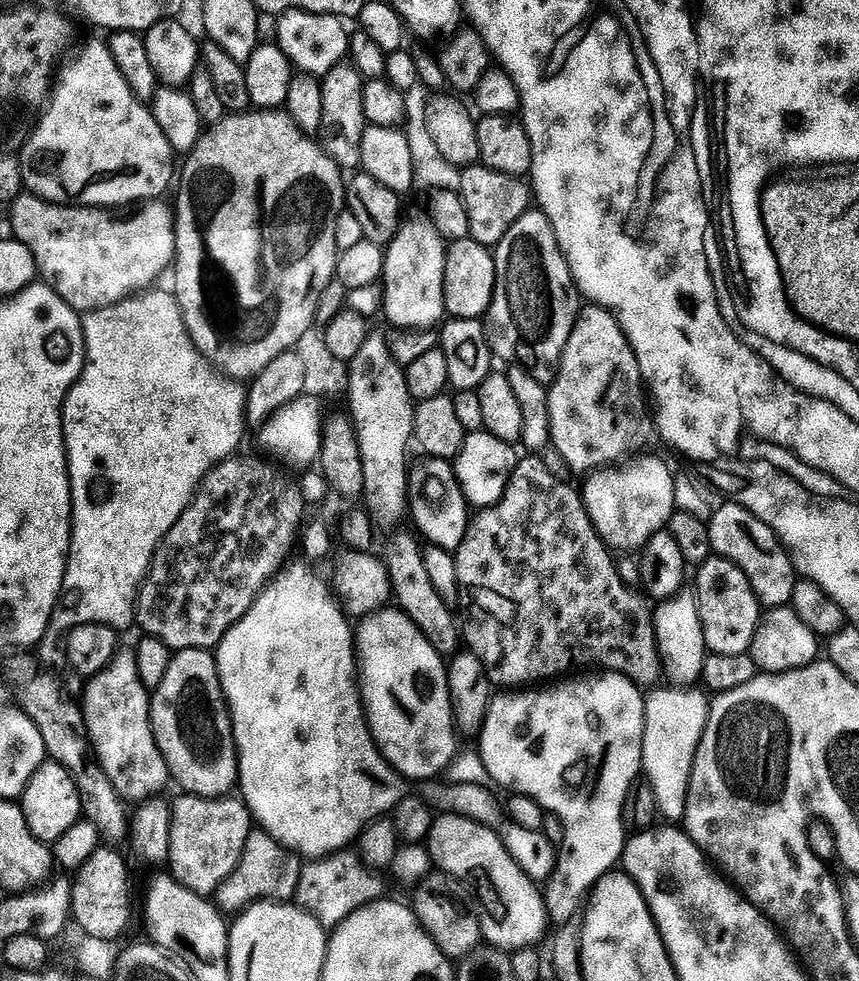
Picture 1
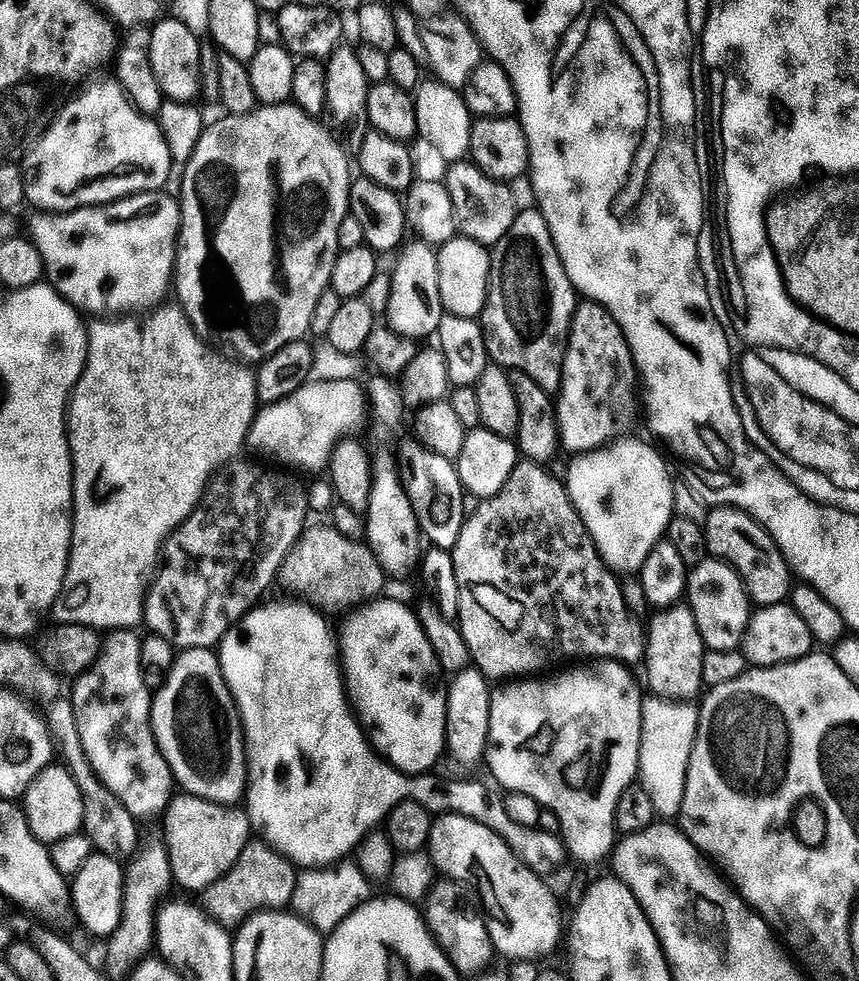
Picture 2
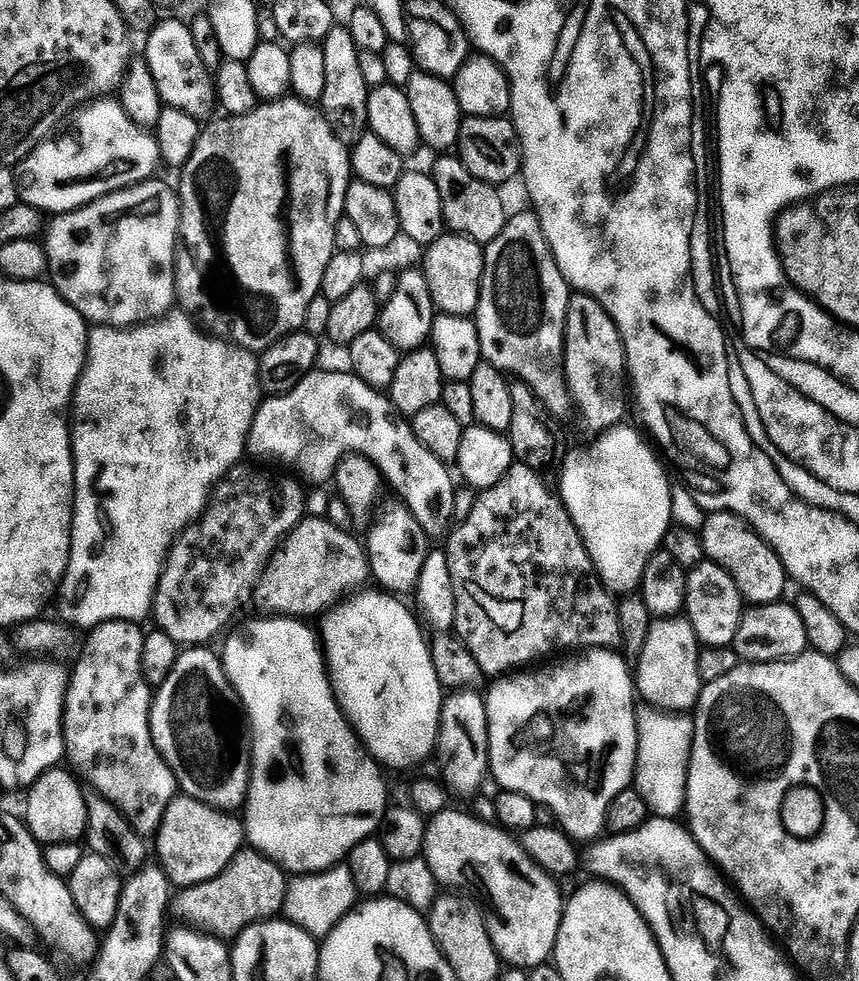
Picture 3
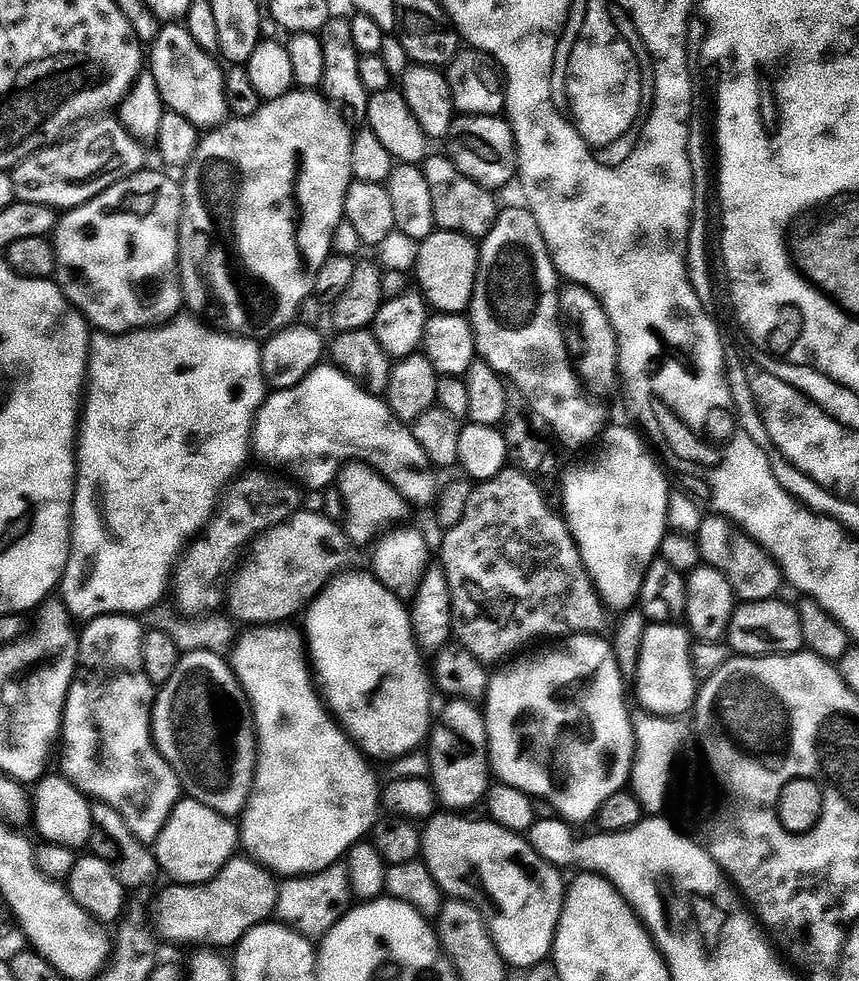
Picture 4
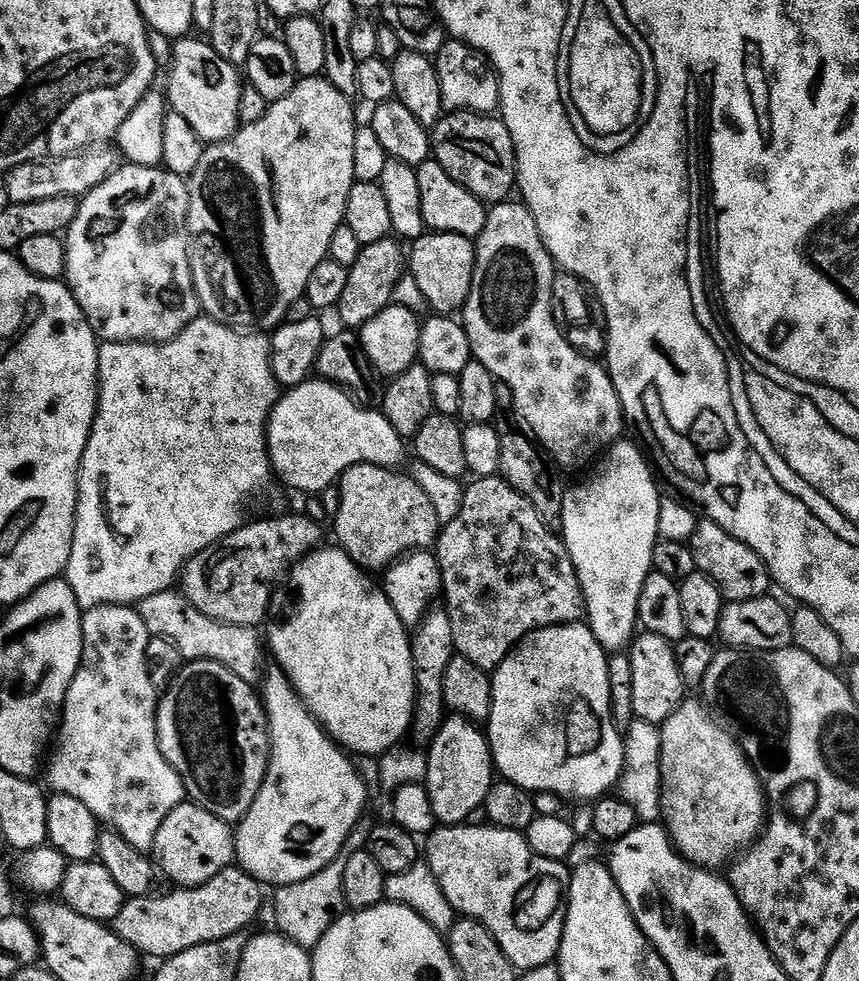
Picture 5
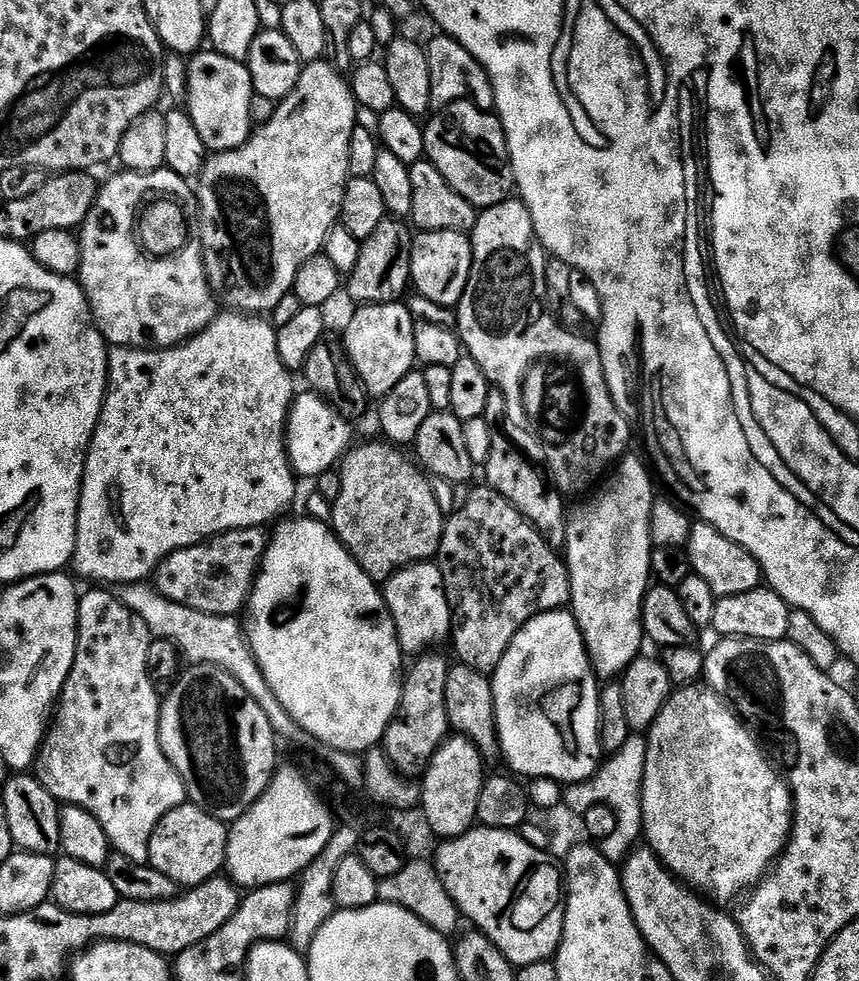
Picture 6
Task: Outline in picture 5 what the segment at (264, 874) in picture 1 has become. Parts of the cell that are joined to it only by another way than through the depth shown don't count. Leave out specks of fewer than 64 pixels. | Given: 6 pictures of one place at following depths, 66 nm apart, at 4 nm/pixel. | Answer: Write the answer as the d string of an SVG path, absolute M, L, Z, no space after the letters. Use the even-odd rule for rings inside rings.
M229 866L218 873L210 882L200 884L196 888L177 887L176 892L168 892L165 896L149 894L147 896L133 896L125 899L122 910L110 921L112 931L118 934L126 943L135 948L137 953L148 956L167 958L177 956L179 952L189 952L194 946L213 944L231 936L243 933L243 928L250 925L259 914L264 904L265 885L255 880L249 872L239 866Z

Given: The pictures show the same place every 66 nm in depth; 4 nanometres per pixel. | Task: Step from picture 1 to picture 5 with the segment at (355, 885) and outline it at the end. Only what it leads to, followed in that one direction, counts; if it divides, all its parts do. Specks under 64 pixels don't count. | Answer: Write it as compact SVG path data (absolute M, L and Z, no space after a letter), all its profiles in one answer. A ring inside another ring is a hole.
M337 858L318 870L318 874L310 874L310 878L302 882L285 884L275 889L276 924L280 927L277 929L299 948L315 949L316 944L324 940L326 930L330 930L332 923L339 920L345 911L342 870L346 870L346 862L343 858Z

